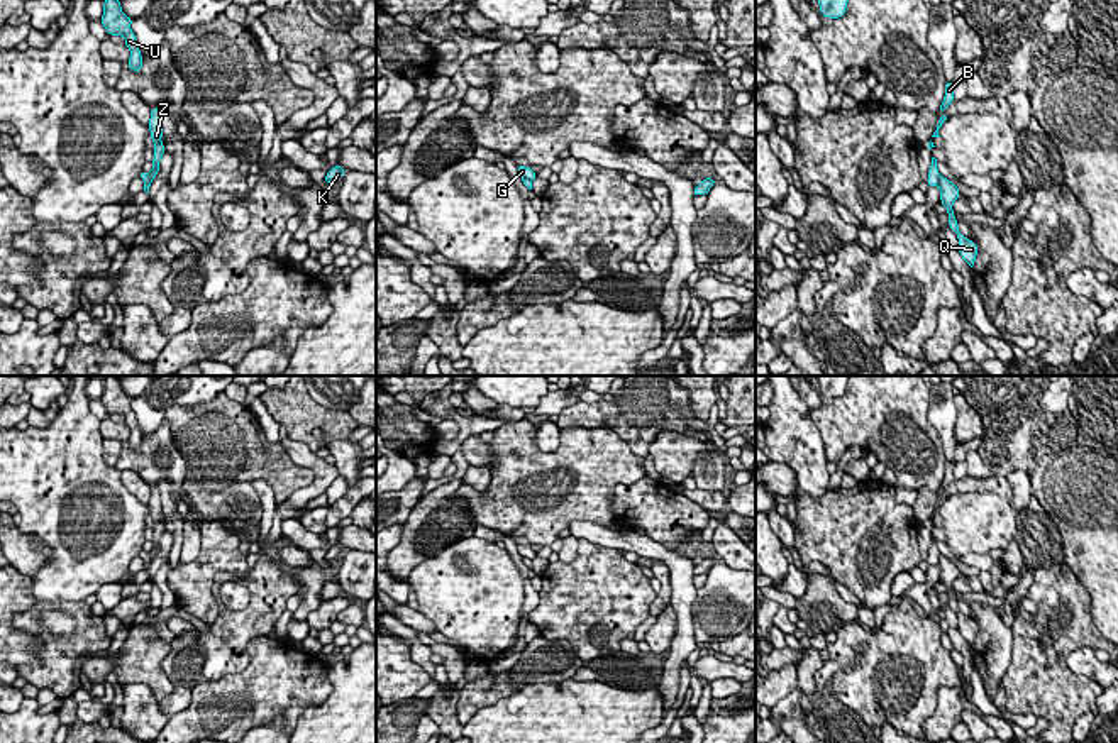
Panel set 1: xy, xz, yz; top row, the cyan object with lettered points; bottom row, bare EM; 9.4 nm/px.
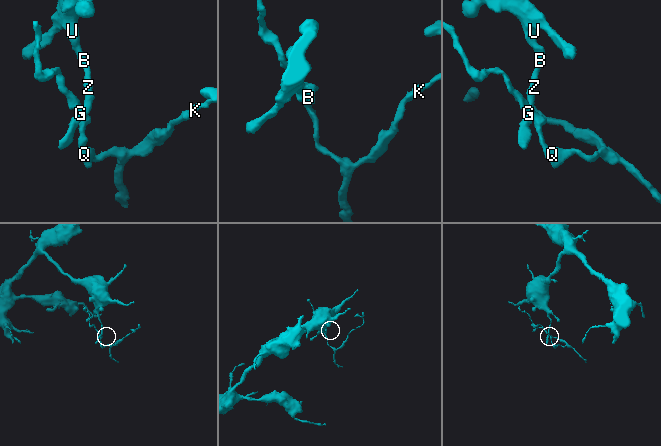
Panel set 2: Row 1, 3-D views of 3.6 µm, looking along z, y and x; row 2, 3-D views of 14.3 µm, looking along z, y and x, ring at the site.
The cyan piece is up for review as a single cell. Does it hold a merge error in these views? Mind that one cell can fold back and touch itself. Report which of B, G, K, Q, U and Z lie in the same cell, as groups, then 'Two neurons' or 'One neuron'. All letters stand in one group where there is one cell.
Groups: B G U Z / K Q. Two neurons

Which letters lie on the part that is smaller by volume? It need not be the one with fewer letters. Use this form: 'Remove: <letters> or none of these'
Remove: K, Q

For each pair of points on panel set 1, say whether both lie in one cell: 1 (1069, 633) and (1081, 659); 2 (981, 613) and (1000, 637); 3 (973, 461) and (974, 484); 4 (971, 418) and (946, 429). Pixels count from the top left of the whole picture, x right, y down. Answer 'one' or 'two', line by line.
1: two
2: one
3: two
4: two

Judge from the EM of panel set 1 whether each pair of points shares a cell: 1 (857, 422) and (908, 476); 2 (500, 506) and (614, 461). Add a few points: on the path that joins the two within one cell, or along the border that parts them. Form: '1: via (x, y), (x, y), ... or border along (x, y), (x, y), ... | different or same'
1: via (885, 439), (893, 445), (908, 445), (934, 469) | same
2: via (529, 500), (547, 498), (585, 478) | same

